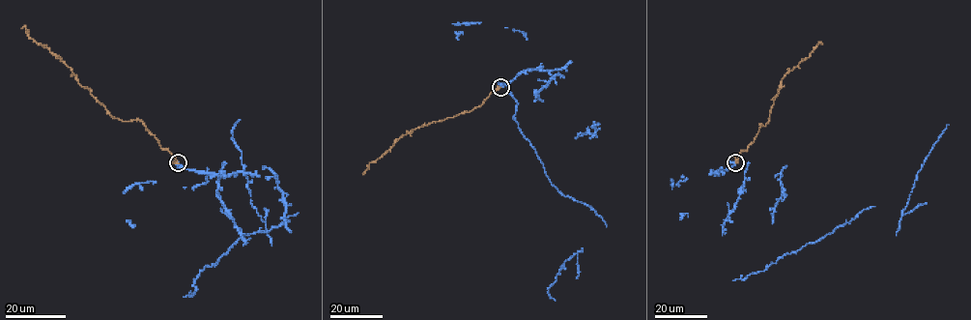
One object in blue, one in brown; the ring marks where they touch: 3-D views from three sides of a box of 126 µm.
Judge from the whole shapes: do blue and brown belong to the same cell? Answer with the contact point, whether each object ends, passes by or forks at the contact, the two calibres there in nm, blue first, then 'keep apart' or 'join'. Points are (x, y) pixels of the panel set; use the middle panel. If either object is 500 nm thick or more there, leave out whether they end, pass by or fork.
place (500, 87); blue passes by; brown ends; calibres 440 and 150 nm; keep apart

